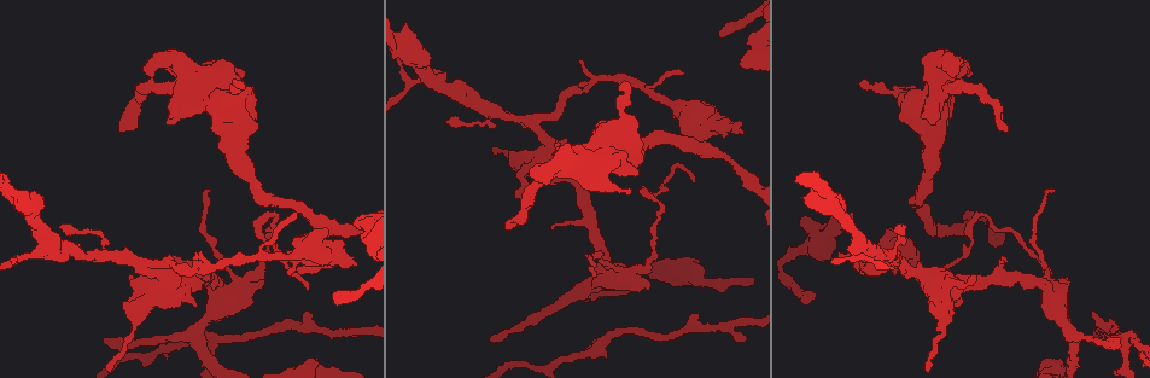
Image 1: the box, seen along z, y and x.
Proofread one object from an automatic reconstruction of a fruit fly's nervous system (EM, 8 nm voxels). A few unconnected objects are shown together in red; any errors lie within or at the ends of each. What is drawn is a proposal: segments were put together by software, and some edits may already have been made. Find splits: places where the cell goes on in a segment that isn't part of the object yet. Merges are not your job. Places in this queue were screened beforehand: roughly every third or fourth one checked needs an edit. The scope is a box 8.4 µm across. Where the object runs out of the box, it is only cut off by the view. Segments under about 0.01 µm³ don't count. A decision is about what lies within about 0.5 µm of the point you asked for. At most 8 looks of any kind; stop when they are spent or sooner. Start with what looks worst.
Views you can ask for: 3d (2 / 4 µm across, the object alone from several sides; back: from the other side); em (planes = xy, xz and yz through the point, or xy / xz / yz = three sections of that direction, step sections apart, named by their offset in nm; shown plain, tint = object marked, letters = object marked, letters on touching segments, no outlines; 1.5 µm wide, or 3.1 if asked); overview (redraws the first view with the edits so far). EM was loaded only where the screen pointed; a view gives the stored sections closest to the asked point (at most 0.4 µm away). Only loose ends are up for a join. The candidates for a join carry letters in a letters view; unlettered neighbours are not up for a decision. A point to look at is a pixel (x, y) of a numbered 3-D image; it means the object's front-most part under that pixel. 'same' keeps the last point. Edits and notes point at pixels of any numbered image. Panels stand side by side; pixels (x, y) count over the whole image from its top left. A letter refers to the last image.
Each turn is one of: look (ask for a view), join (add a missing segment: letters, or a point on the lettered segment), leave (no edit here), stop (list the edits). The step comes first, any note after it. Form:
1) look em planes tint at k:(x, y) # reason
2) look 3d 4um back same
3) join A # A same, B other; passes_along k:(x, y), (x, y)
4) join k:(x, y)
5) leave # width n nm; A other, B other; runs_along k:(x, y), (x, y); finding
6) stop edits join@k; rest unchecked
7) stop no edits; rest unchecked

look em planes letters at 1:(509, 229) # end of a long branch

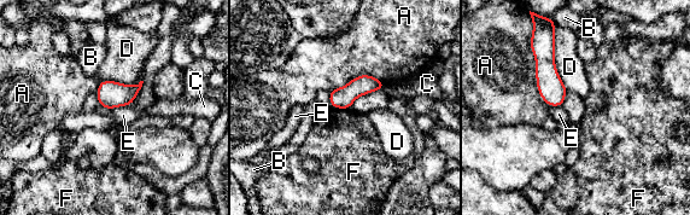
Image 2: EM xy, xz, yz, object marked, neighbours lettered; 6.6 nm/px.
leave # longest_contact A 600 nm; A other, B other, C other, D other, E other, F other; runs_along 2:(549, 24), (545, 73), (559, 103); none of them fits

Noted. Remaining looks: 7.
look 3d 4um at 1:(620, 85) # an open end

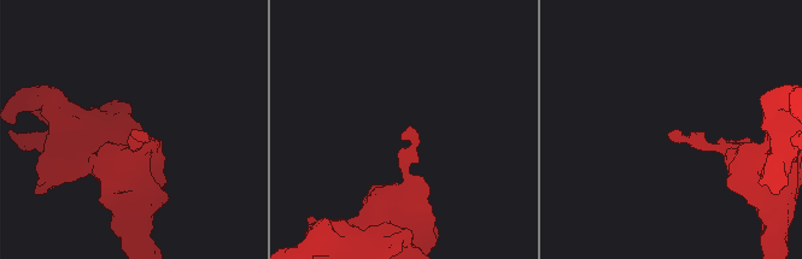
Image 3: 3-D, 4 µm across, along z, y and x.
look em xz step 8 letters at 3:(674, 131)

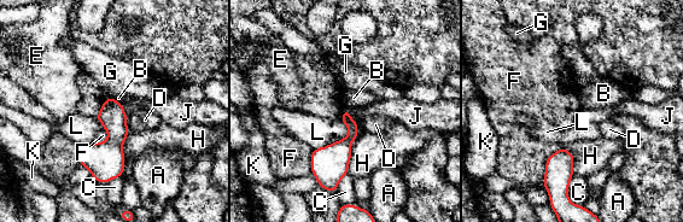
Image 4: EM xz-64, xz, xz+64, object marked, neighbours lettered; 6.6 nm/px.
look em planes letters same

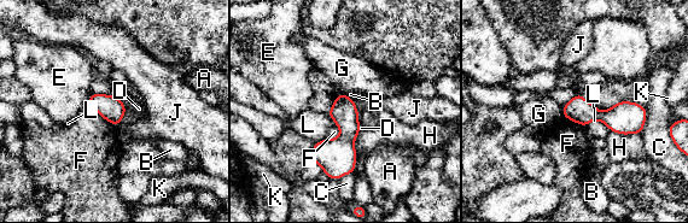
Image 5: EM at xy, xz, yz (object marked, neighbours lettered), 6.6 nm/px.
leave # longest_contact H 300 nm; A other, B other, C other, D other, E other, F other, G other, H other, J other, K other, L other; none of them fits

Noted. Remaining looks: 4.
look 3d 4um at 1:(356, 264) # stops while still wide

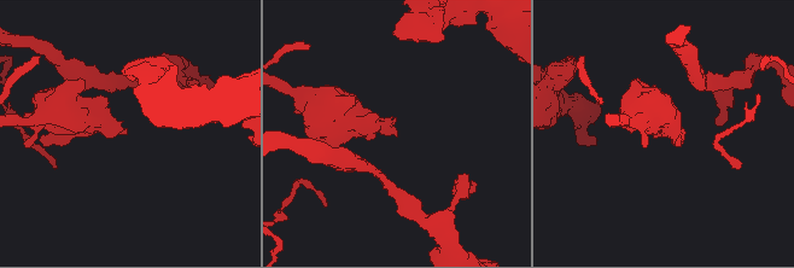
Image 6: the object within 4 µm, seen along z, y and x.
look em xy step 4 tint at 6:(396, 134) # now the EM

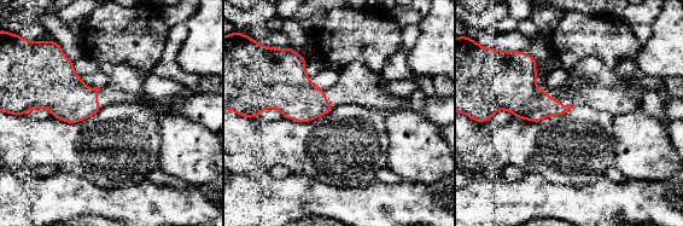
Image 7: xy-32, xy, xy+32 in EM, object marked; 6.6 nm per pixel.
look em planes letters same # another direction

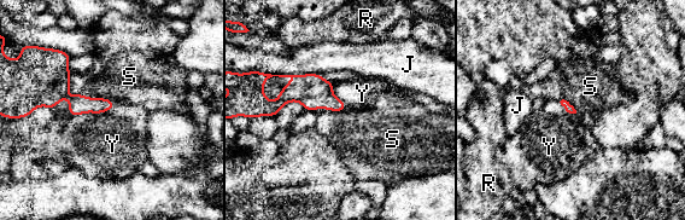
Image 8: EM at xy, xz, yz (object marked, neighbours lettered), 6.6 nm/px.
join S # J other, R other, S same, Y other; passes_along 8:(311, 91), (329, 109), (358, 133); the cell continues

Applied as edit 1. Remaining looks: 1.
stop edits join@8; rest unchecked

